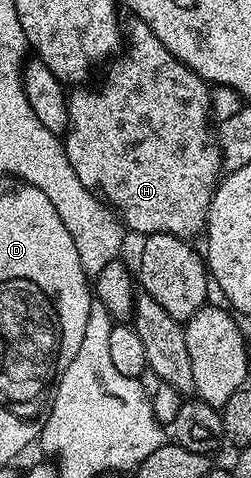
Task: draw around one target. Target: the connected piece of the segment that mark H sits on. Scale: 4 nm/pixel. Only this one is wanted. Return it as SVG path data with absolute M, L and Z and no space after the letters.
M135 19L132 24L132 27L128 26L125 31L125 50L118 57L110 60L103 84L100 87L93 88L92 91L89 89L90 86L83 85L70 92L67 108L69 109L71 125L68 127L65 136L67 156L77 173L77 177L81 177L81 185L85 185L93 192L98 192L114 208L128 232L136 231L139 237L169 233L175 235L178 239L191 241L194 240L194 235L202 236L204 234L211 198L215 196L215 188L219 186L221 172L224 170L223 153L219 150L216 136L213 134L211 120L212 88L206 79L201 78L197 73L193 73L193 69L189 69L177 57L173 57L173 53L169 53L169 49L165 49L165 45L161 45L161 41L157 41L153 29L149 29L149 25L145 25L145 21Z

